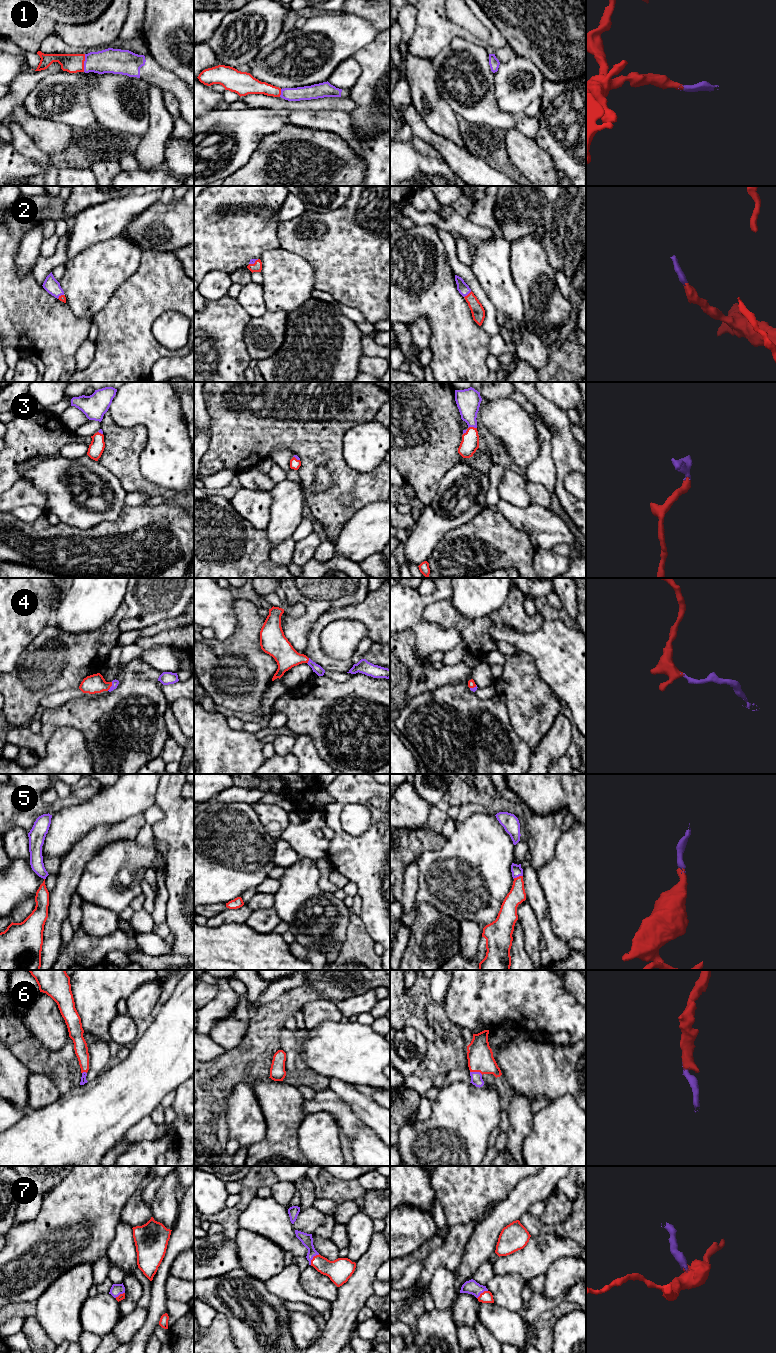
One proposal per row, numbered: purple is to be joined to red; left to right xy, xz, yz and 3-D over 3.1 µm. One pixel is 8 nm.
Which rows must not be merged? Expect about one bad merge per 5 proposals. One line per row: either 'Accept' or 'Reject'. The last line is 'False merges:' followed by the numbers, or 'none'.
1: Accept
2: Accept
3: Accept
4: Accept
5: Accept
6: Accept
7: Accept
False merges: none

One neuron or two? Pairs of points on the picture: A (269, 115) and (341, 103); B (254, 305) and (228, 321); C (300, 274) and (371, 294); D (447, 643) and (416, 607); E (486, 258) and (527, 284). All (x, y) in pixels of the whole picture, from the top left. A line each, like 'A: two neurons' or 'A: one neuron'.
A: two neurons
B: two neurons
C: two neurons
D: one neuron
E: two neurons

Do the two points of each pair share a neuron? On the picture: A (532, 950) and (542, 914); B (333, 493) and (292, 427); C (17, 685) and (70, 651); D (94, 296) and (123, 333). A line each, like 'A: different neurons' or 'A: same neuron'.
A: different neurons
B: same neuron
C: same neuron
D: different neurons

